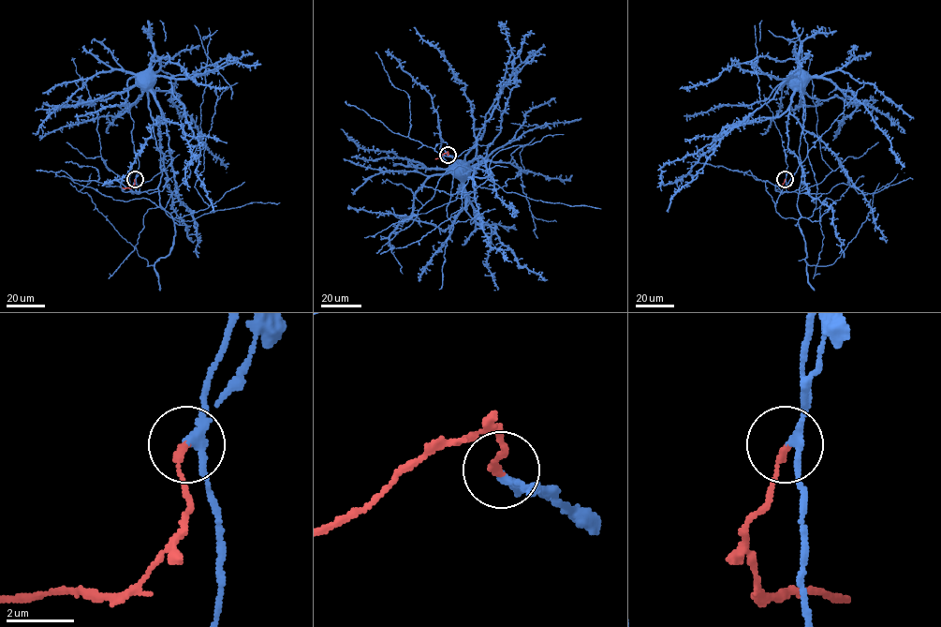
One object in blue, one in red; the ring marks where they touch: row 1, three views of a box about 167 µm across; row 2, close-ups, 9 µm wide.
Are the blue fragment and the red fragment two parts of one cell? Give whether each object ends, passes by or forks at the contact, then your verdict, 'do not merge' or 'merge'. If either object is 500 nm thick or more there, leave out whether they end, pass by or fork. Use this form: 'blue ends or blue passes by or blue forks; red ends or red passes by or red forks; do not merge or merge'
blue passes by; red ends; do not merge

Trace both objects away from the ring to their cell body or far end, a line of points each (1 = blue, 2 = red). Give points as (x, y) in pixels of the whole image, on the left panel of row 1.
1: (135, 179), (139, 164), (132, 141), (134, 121), (125, 101), (127, 82), (145, 74)
2: (135, 179), (132, 186), (122, 187)

